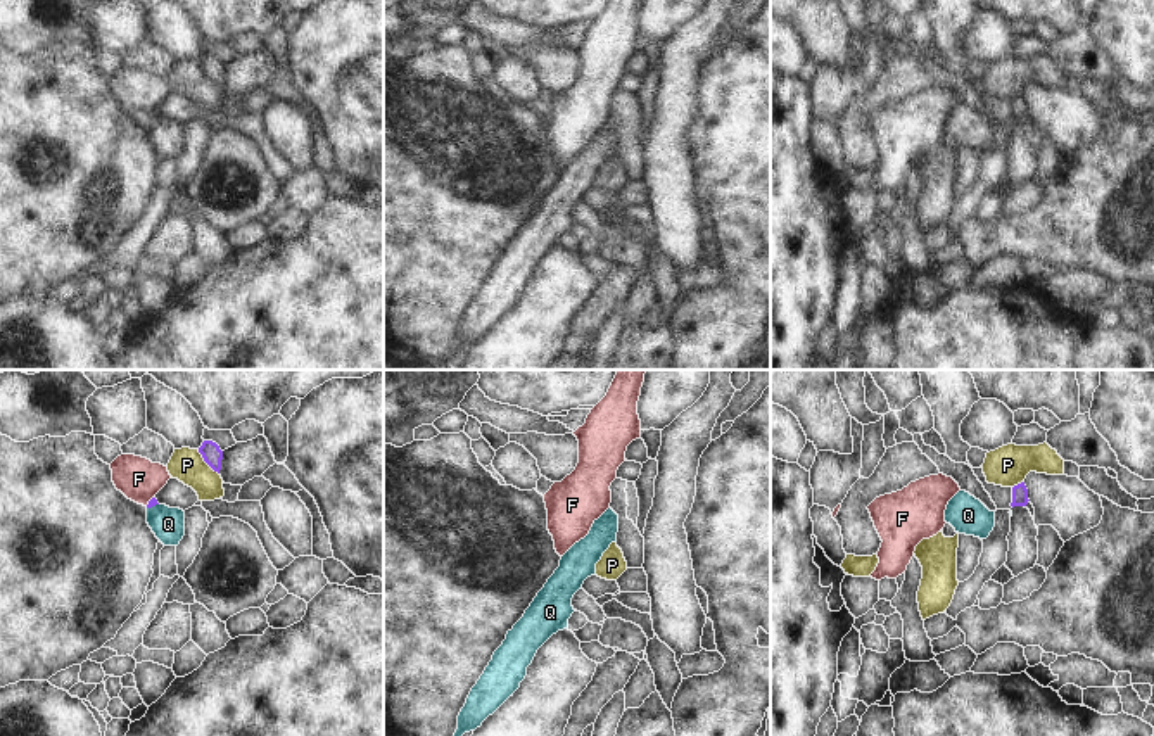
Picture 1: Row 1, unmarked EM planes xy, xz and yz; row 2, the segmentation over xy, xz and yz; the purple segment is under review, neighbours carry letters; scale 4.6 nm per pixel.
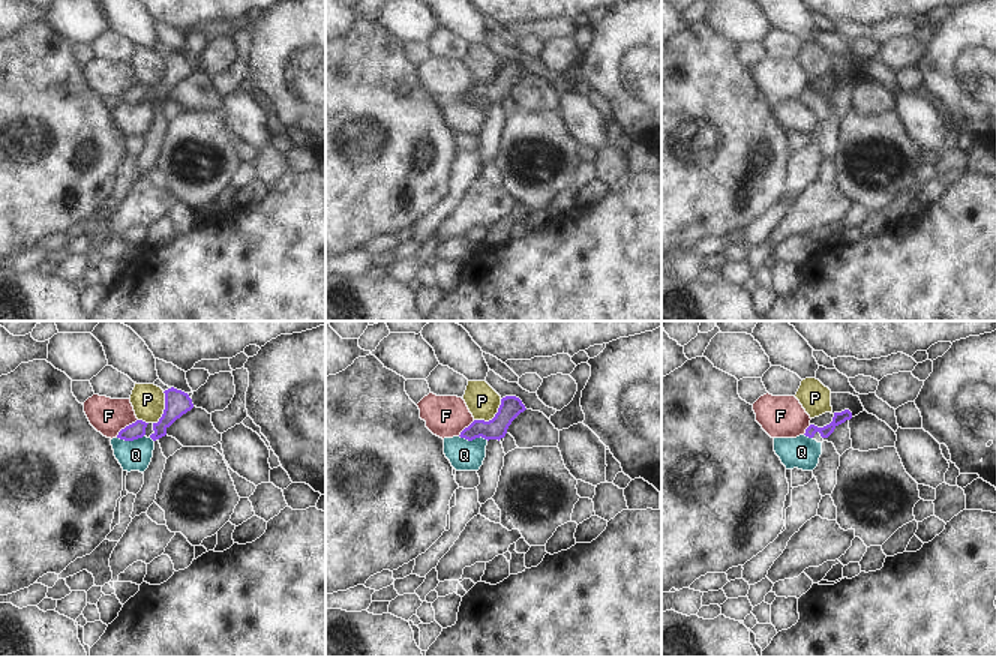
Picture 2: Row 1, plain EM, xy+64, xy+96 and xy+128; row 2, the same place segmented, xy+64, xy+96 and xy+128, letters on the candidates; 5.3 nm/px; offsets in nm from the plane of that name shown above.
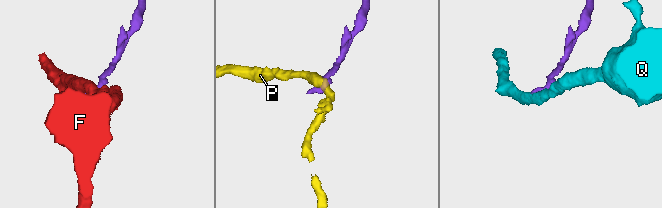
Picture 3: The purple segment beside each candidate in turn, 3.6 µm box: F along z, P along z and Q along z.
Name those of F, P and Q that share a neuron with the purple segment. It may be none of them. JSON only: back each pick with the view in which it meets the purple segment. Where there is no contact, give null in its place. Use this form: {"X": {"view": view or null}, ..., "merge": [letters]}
{"merge": []}

